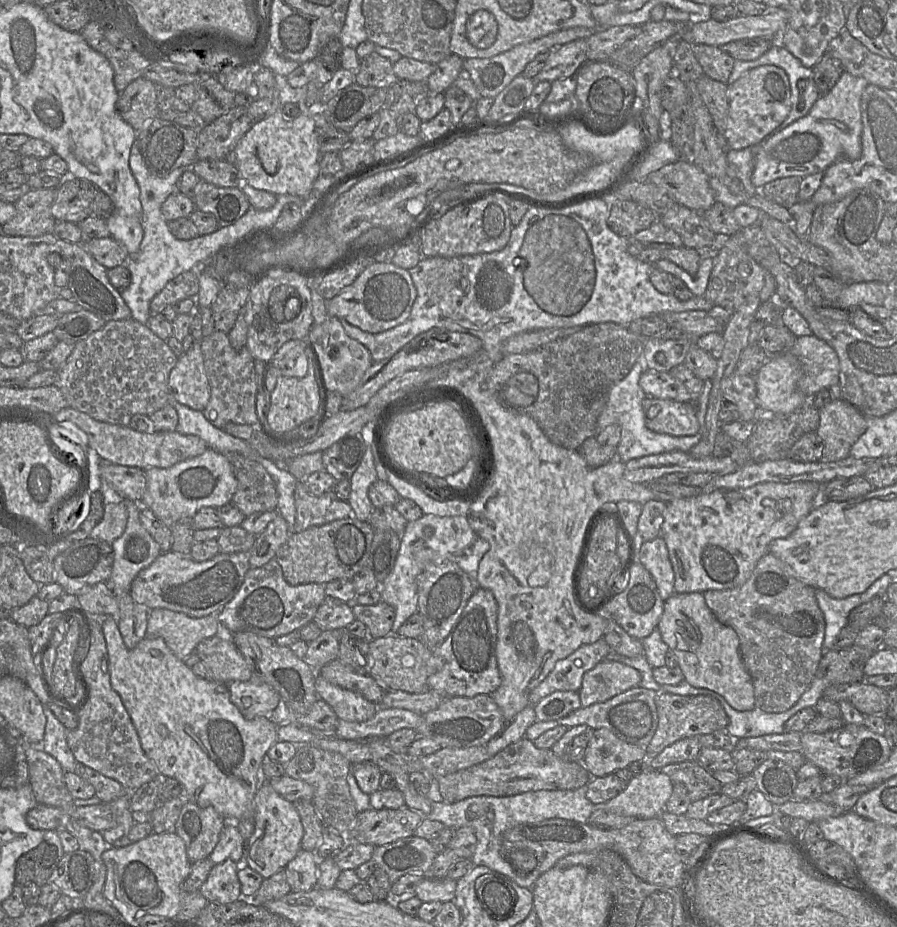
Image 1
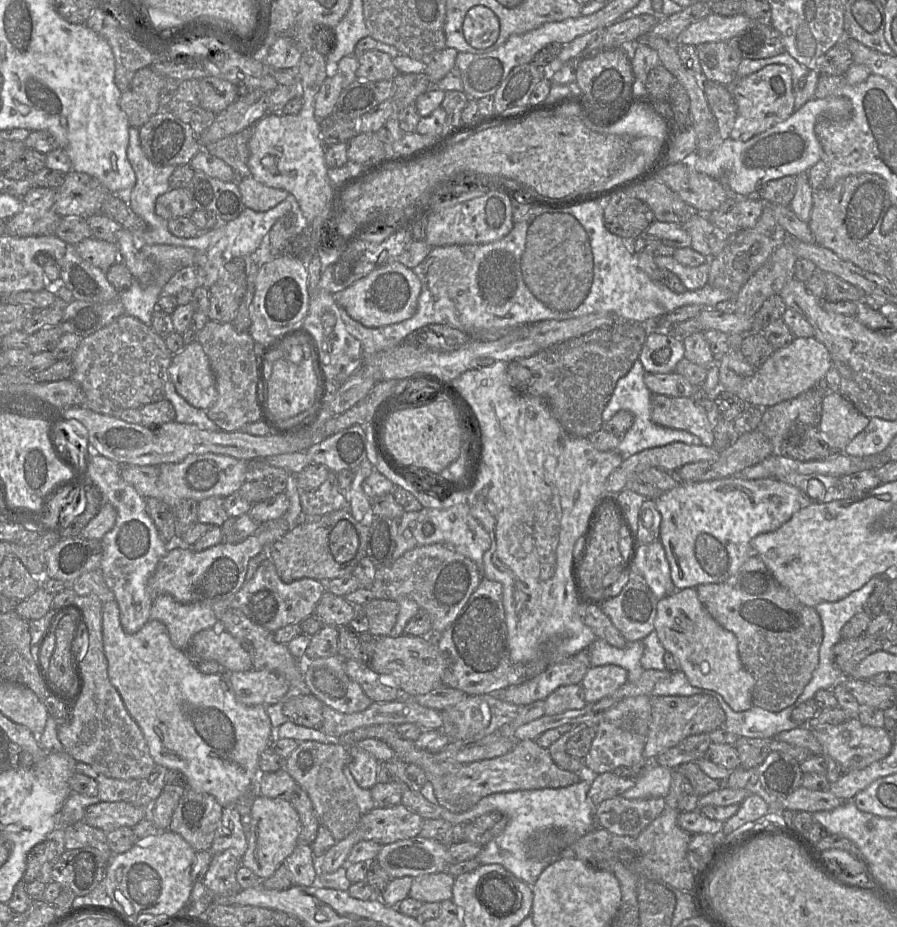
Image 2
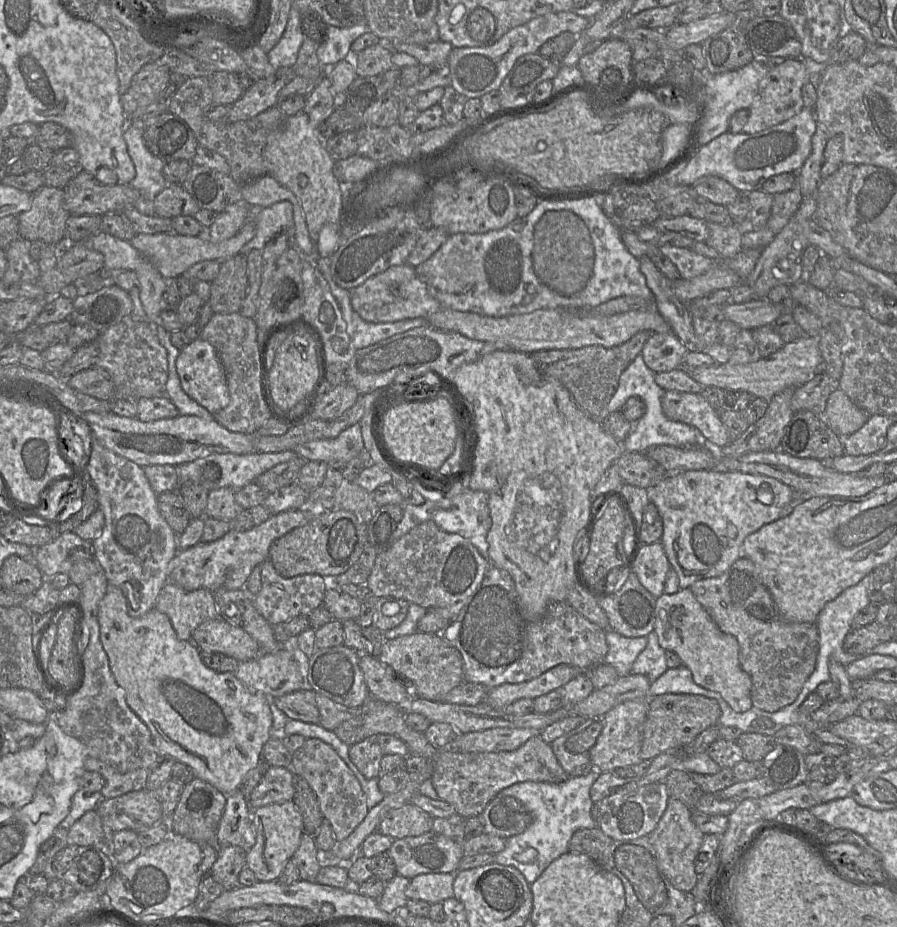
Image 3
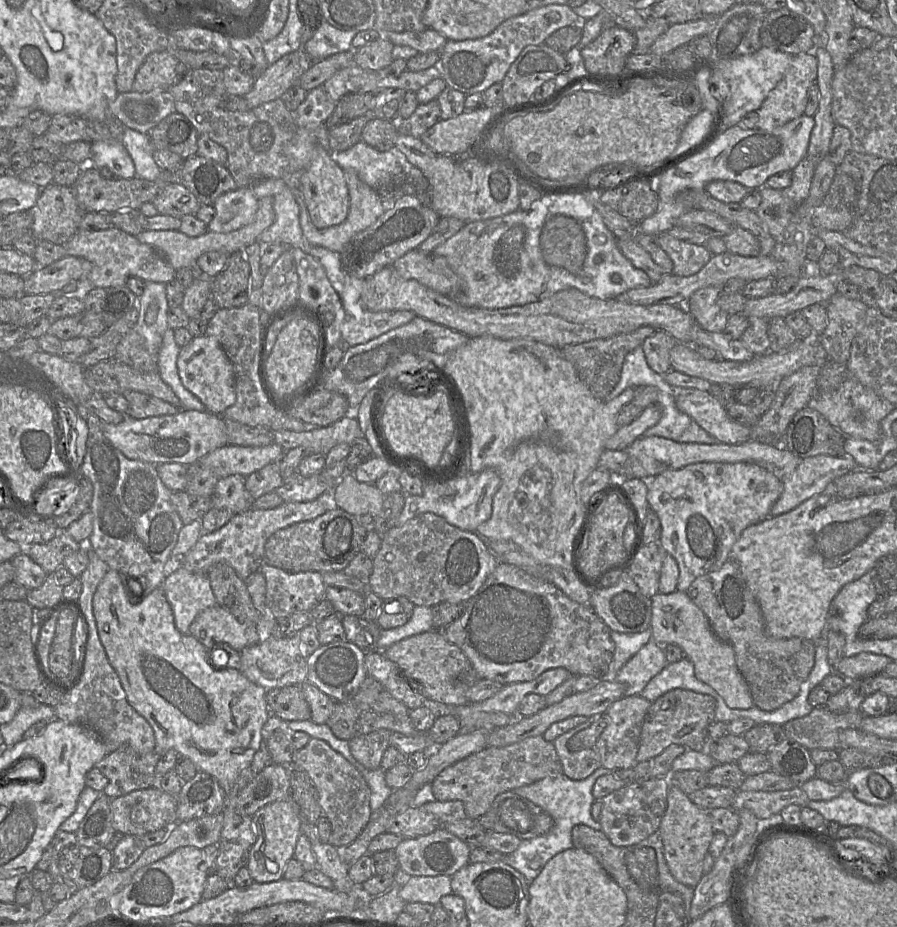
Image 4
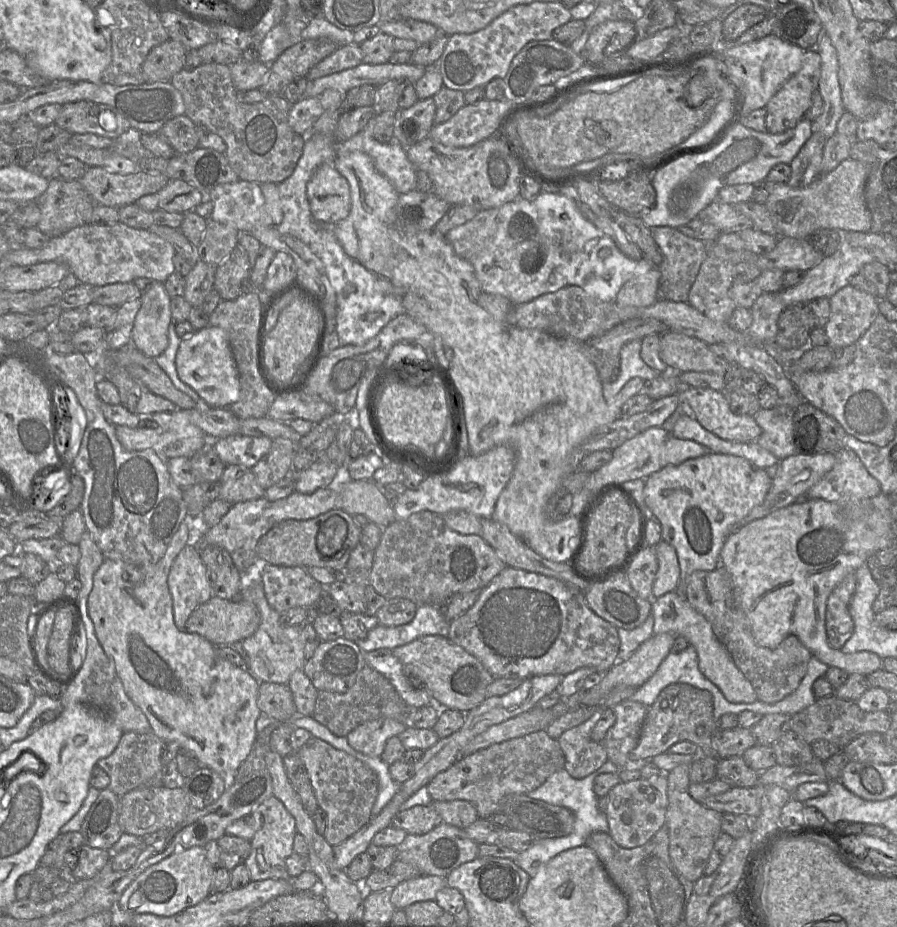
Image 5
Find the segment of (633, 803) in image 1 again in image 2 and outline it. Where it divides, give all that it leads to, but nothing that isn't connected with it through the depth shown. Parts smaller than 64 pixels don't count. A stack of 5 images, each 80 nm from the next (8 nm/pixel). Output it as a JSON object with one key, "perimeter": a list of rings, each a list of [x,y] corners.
{"perimeter":[[[653,764],[635,785],[621,796],[627,799],[665,798],[671,784],[671,770],[668,767]]]}

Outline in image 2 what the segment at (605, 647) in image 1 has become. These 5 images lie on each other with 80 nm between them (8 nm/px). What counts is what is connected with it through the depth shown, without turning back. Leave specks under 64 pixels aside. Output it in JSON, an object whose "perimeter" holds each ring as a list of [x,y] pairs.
{"perimeter":[[[585,649],[567,659],[550,664],[535,677],[506,687],[499,693],[499,697],[518,706],[545,700],[560,686],[580,684],[590,667],[589,650]]]}

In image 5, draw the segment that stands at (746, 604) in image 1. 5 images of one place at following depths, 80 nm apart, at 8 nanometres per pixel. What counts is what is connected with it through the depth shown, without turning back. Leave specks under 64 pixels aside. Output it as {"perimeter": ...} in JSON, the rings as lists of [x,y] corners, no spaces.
{"perimeter":[[[719,565],[711,571],[693,571],[688,577],[685,597],[711,624],[717,639],[726,647],[737,668],[752,685],[757,700],[768,704],[776,703],[798,688],[812,657],[811,651],[795,635],[785,637],[775,648],[758,645],[750,623],[737,601],[732,578],[724,567]]]}

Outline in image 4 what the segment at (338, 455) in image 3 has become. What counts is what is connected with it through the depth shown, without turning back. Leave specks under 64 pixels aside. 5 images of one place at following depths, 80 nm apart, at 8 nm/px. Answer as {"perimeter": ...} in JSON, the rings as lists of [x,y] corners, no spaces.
{"perimeter":[[[349,407],[344,417],[325,427],[308,427],[304,431],[271,431],[274,442],[284,451],[295,447],[306,447],[312,449],[313,453],[324,455],[338,444],[351,444],[363,436],[357,421],[357,410],[350,410]]]}

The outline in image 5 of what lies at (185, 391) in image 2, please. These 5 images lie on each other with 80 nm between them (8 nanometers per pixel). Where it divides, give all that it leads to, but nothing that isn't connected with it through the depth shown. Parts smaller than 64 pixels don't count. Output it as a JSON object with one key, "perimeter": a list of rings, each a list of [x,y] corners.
{"perimeter":[[[208,325],[203,329],[195,330],[188,338],[182,338],[175,362],[179,378],[198,393],[203,405],[228,408],[239,400],[238,370],[228,335],[222,328]]]}

